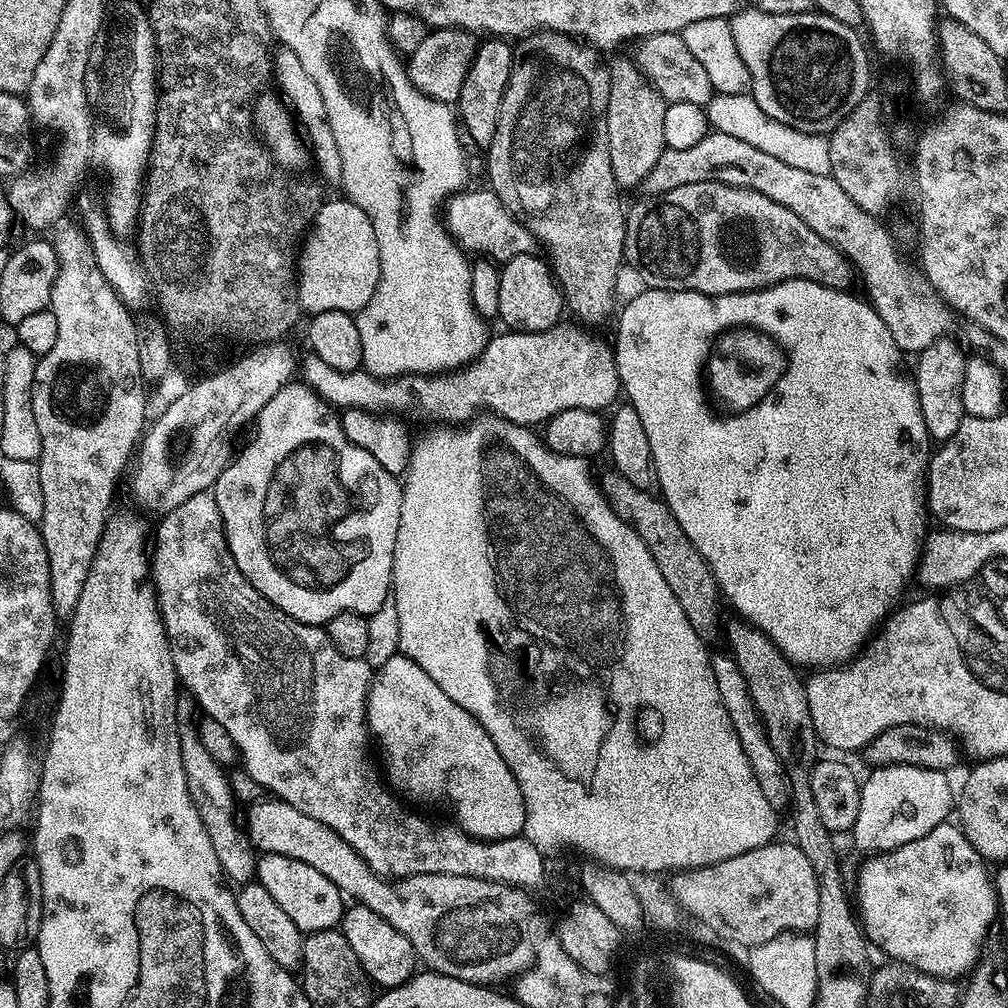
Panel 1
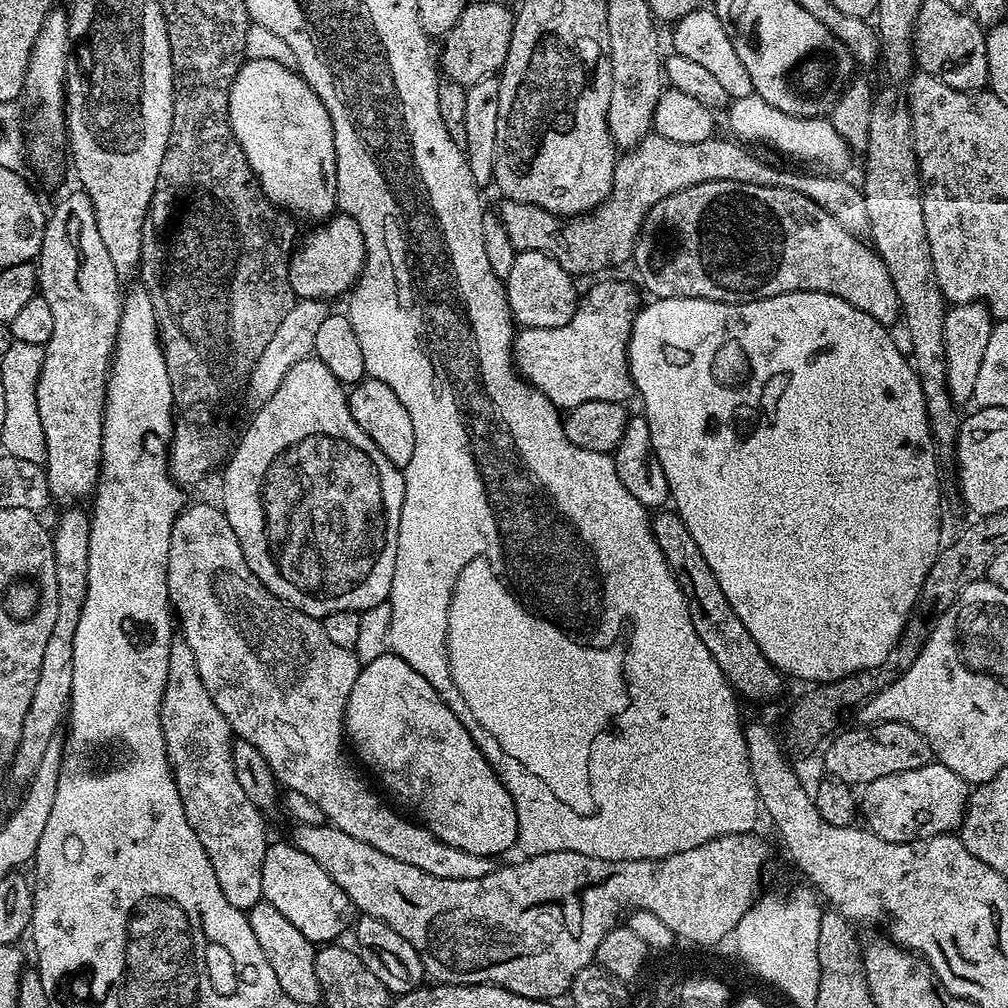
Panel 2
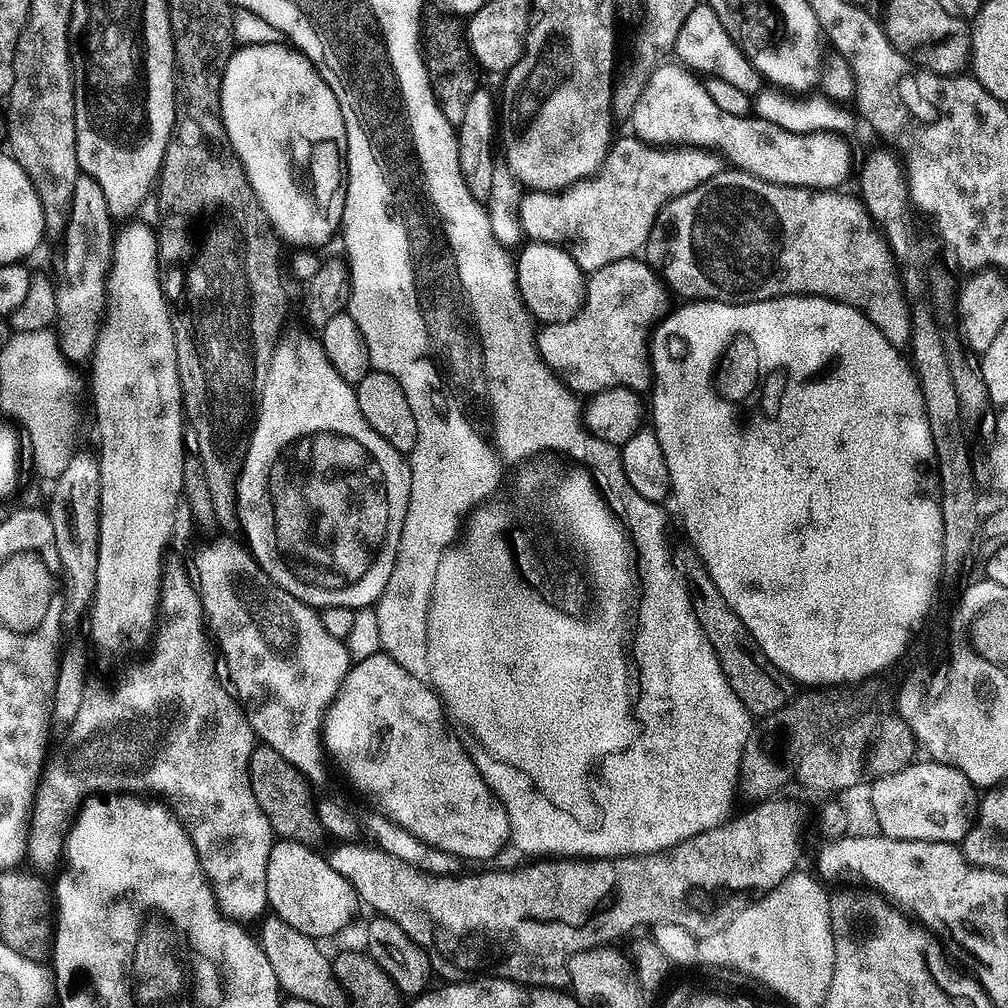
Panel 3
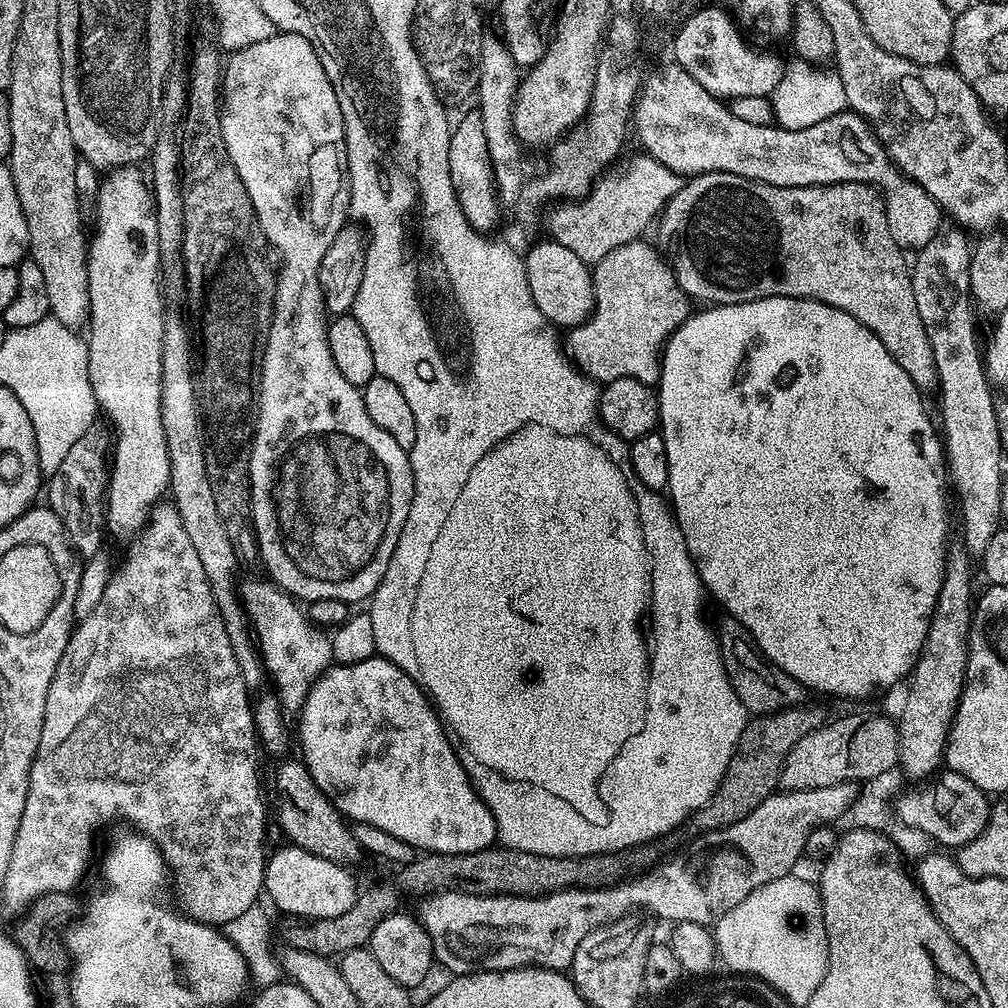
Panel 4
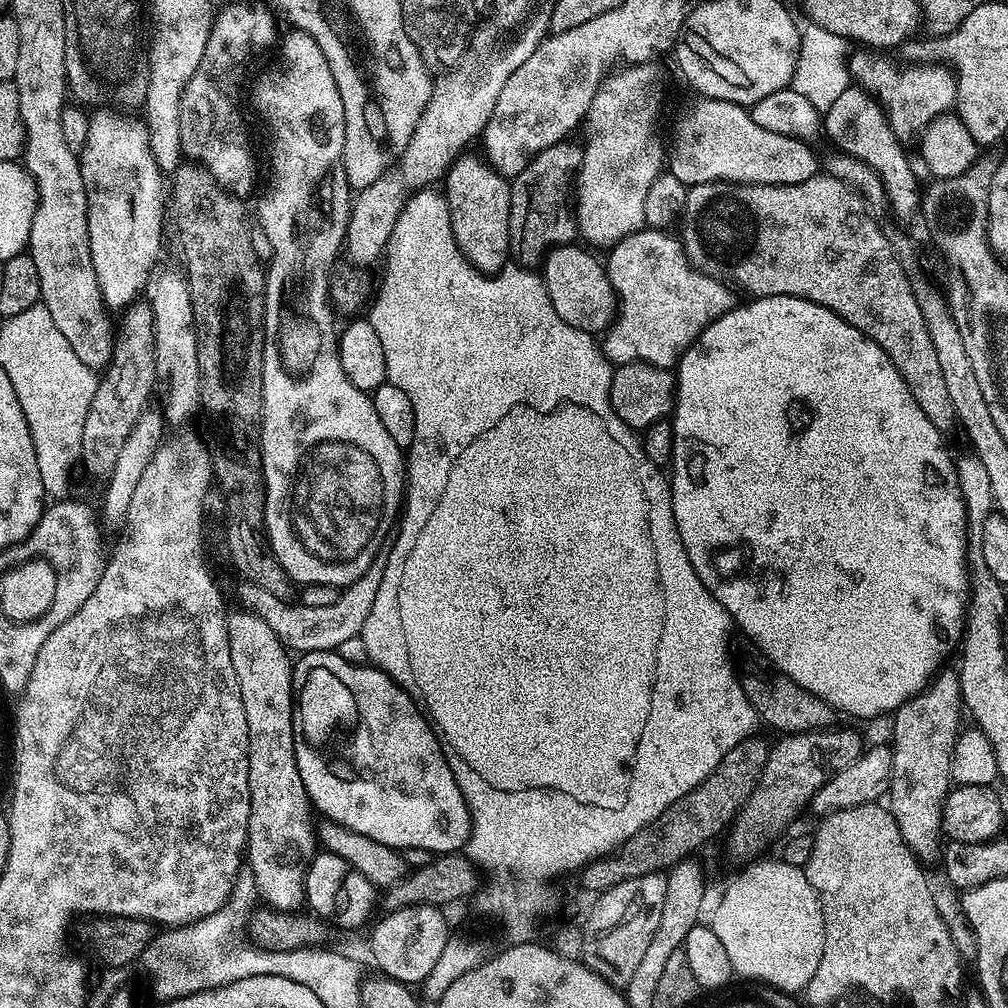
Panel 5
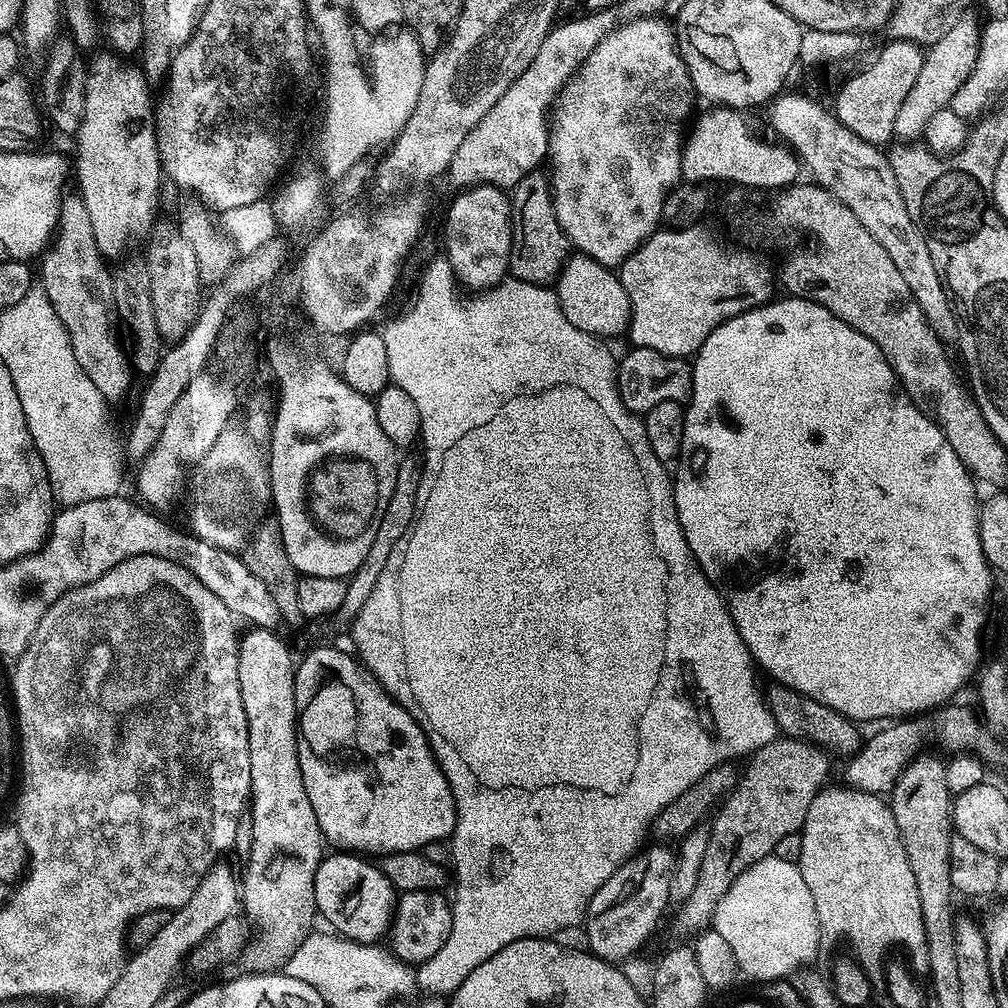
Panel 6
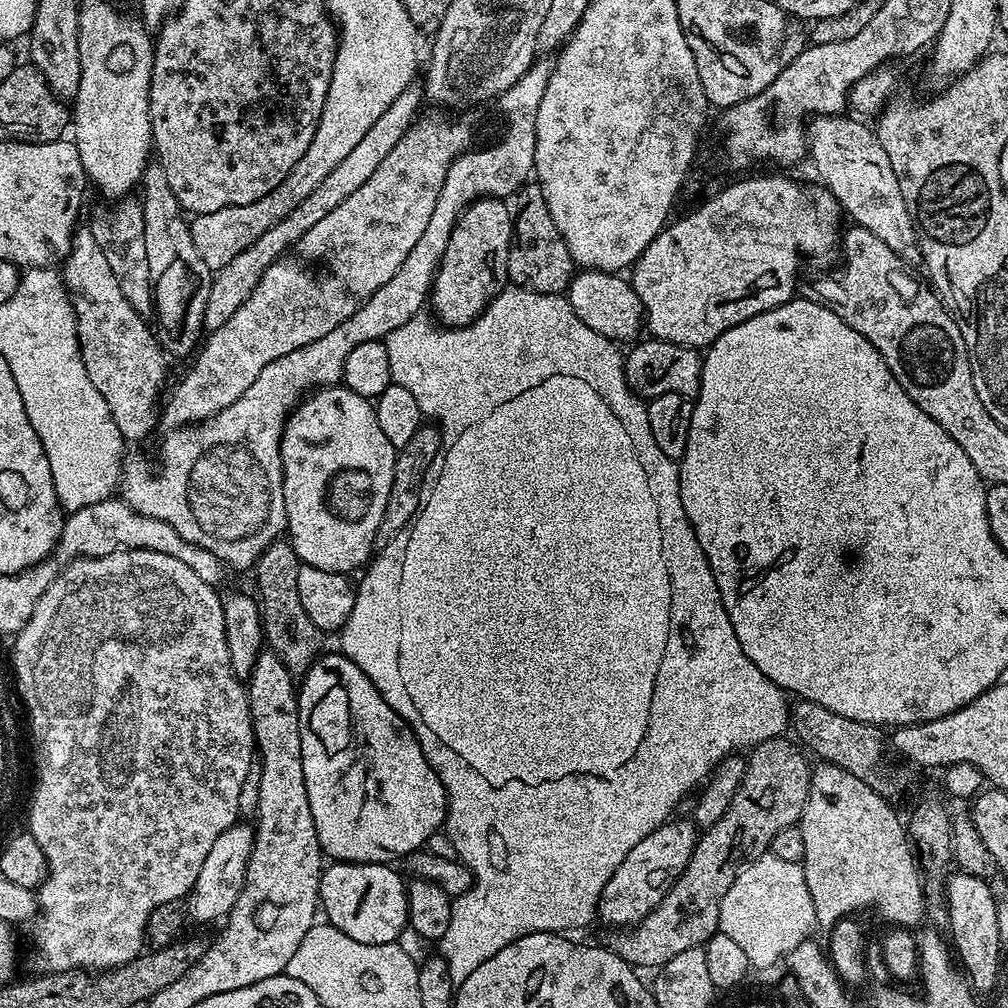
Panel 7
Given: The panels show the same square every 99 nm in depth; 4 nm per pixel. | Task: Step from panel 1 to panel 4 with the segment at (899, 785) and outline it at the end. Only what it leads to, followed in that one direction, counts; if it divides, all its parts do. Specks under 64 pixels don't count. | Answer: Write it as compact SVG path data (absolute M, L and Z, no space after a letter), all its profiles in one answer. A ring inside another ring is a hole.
M944 770L931 782L920 787L924 786L917 792L905 791L899 797L898 817L901 821L926 831L937 845L945 844L948 850L961 848L982 834L988 821L990 803L986 793L974 786L974 782L962 778L962 774Z

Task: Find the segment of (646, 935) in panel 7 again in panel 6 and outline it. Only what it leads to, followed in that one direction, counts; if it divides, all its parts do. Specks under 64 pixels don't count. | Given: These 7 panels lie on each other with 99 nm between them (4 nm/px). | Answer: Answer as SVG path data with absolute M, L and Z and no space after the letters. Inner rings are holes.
M777 738L752 753L747 761L747 764L749 763L748 770L745 774L743 771L731 796L719 805L718 811L711 821L712 833L710 842L706 846L704 870L700 873L700 881L694 888L694 894L684 902L681 909L686 927L699 929L701 926L707 925L713 919L719 900L727 894L731 884L738 879L739 875L748 867L754 866L760 859L766 859L767 856L773 855L778 841L786 838L786 834L794 834L803 829L806 814L810 810L810 802L814 802L816 795L829 783L828 759L830 756L825 749L805 739Z

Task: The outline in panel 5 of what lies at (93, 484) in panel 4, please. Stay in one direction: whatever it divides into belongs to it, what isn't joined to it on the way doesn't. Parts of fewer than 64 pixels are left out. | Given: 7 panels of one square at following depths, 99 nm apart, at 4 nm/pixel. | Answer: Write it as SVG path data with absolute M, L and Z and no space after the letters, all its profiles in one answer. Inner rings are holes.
M146 302L135 303L124 315L126 316L121 332L120 329L118 332L118 341L113 345L112 359L97 381L82 430L79 459L81 467L84 466L92 477L101 480L106 480L113 472L121 449L141 414L147 409L148 396L155 380L158 380L151 305Z

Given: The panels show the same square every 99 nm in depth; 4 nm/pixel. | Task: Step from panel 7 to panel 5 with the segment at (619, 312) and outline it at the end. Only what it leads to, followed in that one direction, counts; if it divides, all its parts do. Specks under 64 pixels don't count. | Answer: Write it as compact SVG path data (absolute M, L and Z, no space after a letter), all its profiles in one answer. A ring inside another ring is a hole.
M575 243L563 244L560 248L554 248L542 261L542 275L544 285L550 294L550 302L554 302L554 310L562 322L566 322L569 328L577 328L583 332L600 334L607 329L608 325L616 318L618 305L616 303L616 291L612 289L612 283L608 277L608 269L603 263L600 264L587 252L589 249L576 248Z

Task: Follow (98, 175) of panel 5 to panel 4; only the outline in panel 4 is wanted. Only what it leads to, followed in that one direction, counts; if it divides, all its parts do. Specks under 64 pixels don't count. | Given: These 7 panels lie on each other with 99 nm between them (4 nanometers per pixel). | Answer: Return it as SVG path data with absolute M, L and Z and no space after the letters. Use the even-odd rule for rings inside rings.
M123 166L113 168L100 181L100 190L94 197L96 203L96 233L91 233L90 245L88 248L88 293L90 294L90 310L88 311L88 322L86 325L86 343L88 345L88 373L92 382L92 389L96 395L97 405L108 412L116 426L114 431L114 455L110 460L110 479L108 481L106 497L106 524L116 532L137 533L143 527L147 514L157 503L164 492L169 491L170 485L170 458L166 450L166 434L162 426L162 338L164 337L164 300L160 297L160 276L162 280L162 269L160 267L160 251L158 250L158 226L156 225L156 208L152 205L152 190L149 181L140 173L141 169L136 166Z

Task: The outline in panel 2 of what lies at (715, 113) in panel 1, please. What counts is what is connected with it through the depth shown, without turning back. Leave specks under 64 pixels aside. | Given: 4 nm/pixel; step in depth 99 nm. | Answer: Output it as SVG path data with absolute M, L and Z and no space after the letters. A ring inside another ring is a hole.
M755 94L746 98L732 100L727 105L728 124L732 127L731 135L744 142L761 140L788 156L801 156L804 160L817 160L824 170L840 170L848 164L849 153L843 139L837 134L831 119L811 116L802 118L794 114L782 114L782 110L774 110L770 102L766 102ZM741 136L741 137L740 137ZM845 152L845 153L844 153Z

